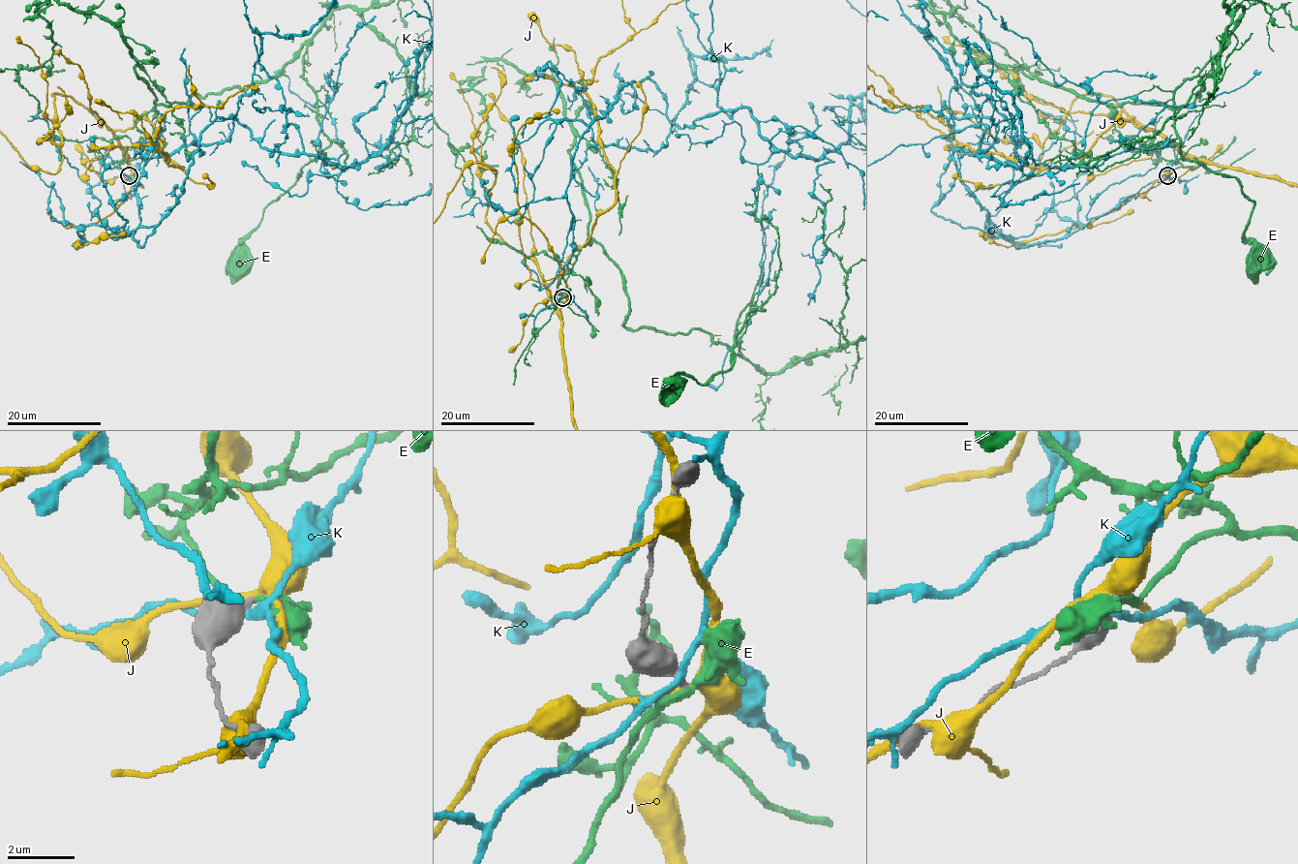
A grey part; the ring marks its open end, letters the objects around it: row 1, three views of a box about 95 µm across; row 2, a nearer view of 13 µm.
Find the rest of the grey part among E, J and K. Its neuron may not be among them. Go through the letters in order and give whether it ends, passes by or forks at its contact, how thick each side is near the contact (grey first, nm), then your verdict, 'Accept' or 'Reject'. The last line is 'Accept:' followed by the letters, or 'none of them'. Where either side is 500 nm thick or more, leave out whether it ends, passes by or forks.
E: It passes by. Thickness 400 nm (grey) against 260 nm. Reject
J: It passes by. Thickness 360 nm (grey) against 280 nm. Reject
K: Thickness 650 nm (grey) against 200 nm. Reject
Accept: none of them

